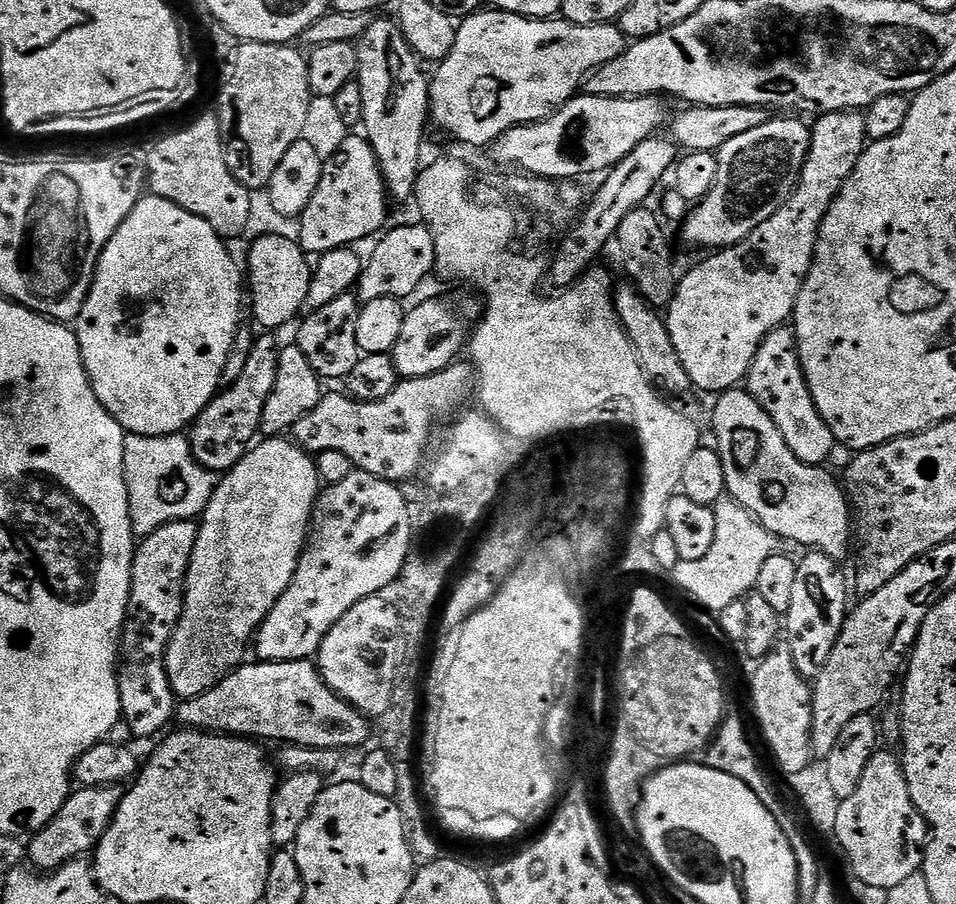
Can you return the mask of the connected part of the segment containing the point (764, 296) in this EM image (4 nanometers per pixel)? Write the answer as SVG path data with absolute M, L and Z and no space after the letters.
M853 110L851 112L826 112L815 117L816 125L811 125L810 131L810 150L806 154L806 162L802 166L802 174L800 180L796 183L796 188L786 198L786 202L778 210L774 210L774 214L770 214L770 218L766 218L766 222L762 222L762 226L754 226L754 230L750 230L750 234L746 234L746 238L742 238L742 242L731 244L729 248L722 248L711 253L709 260L704 260L701 264L696 264L688 273L679 277L676 285L676 292L672 295L672 301L668 303L666 309L666 323L668 333L674 342L674 350L678 350L678 358L682 361L682 366L686 370L686 374L690 378L693 389L701 388L704 392L712 392L711 394L719 394L727 392L729 388L737 387L747 377L750 366L754 362L754 354L758 354L758 346L762 346L765 338L771 334L775 328L783 328L791 321L792 311L798 302L798 294L802 290L802 286L808 277L808 271L812 265L814 258L814 250L816 249L816 240L820 237L820 227L822 226L822 218L826 214L826 210L834 202L836 195L842 190L842 186L850 178L850 174L854 174L854 166L858 166L858 158L862 158L864 149L869 143L866 134L866 122L864 121L864 112Z

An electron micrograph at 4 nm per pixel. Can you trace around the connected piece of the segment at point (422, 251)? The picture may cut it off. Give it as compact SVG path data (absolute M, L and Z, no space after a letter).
M423 222L415 223L404 224L401 228L389 227L375 241L377 244L373 246L372 253L366 256L366 263L360 274L358 296L361 301L374 302L374 298L394 298L403 301L404 296L414 295L423 286L428 275L433 275L436 266L434 238Z

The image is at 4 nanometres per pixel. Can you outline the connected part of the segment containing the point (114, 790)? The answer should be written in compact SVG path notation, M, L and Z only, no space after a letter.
M115 784L93 788L77 787L68 795L62 810L54 814L51 822L31 837L32 845L28 848L28 856L32 859L31 867L47 874L72 860L87 857L99 846L100 839L106 834L124 793L125 789Z

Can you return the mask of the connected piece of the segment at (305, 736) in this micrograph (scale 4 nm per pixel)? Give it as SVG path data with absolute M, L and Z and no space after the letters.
M311 659L298 661L244 662L217 682L212 689L206 690L200 697L190 697L179 701L175 719L181 720L184 728L194 728L206 732L219 732L243 736L245 738L263 738L284 740L285 745L301 744L304 748L356 748L368 740L369 717L363 716L357 708L347 704L338 694L326 686L320 676L320 670Z

